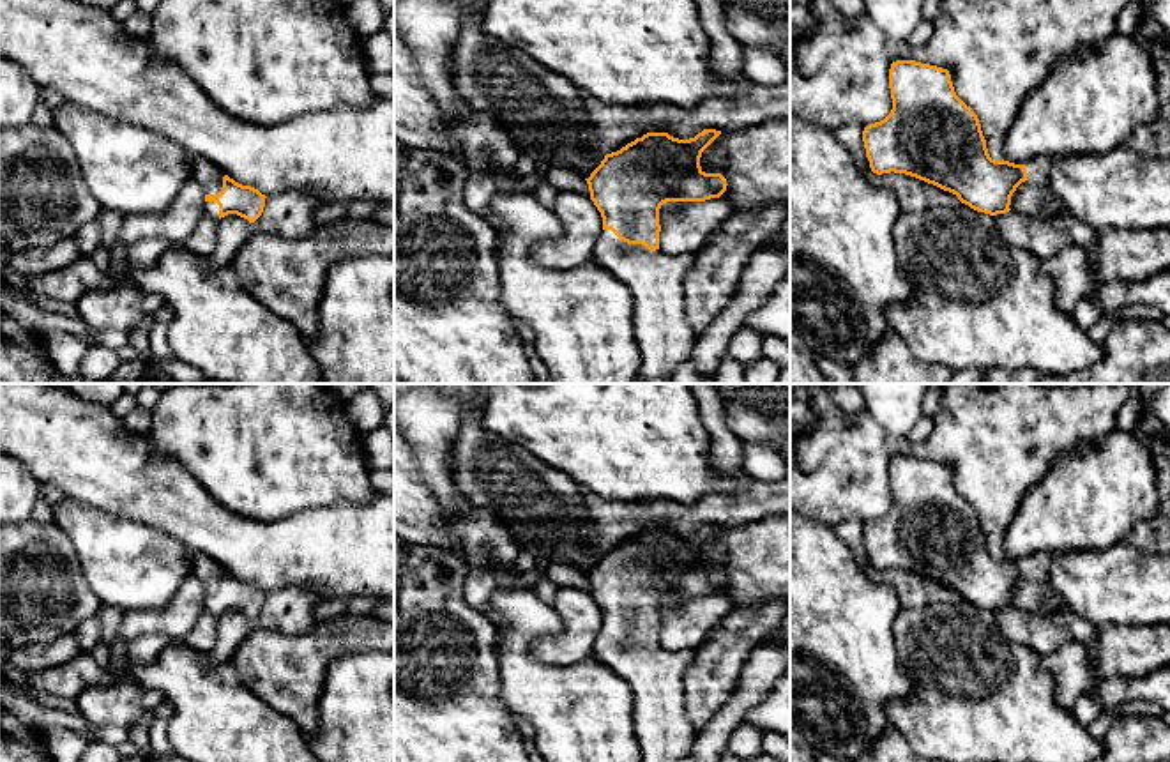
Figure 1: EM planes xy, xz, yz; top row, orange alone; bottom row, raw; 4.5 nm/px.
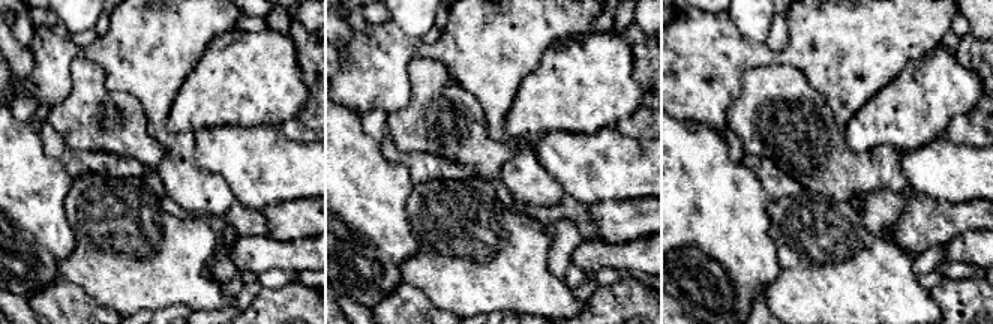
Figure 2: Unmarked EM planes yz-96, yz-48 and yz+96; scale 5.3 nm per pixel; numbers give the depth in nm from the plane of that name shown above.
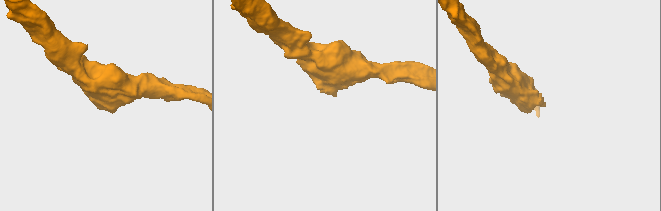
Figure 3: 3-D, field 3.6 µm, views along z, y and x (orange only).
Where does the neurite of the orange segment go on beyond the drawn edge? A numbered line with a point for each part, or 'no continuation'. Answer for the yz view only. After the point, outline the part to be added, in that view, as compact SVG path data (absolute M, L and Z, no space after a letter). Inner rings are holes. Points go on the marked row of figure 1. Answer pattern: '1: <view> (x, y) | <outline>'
1: yz (1036, 172) | M1027 161L1027 182L1036 184L1043 193L1043 207L1050 216L1060 216L1064 205L1060 198L1050 189L1048 170L1043 161Z

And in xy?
1: xy (211, 177) | M194 161L193 163L193 175L198 179L205 194L217 194L223 191L224 173L217 166L214 166L212 163Z

